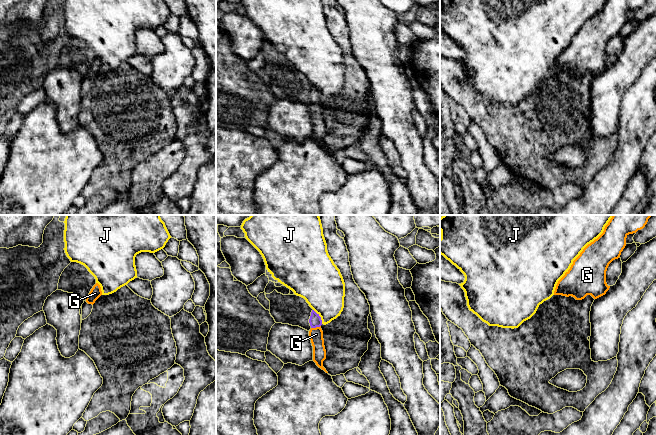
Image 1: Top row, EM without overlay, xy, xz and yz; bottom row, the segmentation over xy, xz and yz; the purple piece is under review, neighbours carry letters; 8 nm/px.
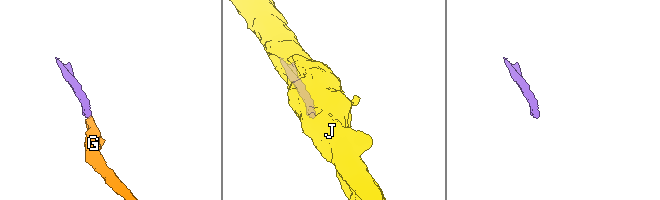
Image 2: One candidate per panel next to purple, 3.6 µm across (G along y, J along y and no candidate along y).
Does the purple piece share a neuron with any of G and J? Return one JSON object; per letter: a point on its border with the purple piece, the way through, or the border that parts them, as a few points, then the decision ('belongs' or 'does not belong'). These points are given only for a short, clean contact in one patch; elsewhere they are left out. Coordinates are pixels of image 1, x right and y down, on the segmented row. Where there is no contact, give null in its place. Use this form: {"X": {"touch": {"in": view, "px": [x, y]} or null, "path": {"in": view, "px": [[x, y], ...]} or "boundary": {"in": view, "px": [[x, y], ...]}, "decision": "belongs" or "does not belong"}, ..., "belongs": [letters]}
{"G": {"touch": {"in": "xz", "px": [315, 327]}, "path": {"in": "xz", "px": [[315, 320], [315, 327], [316, 334]]}, "decision": "belongs"}, "J": {"touch": {"in": "xz", "px": [319, 316]}, "decision": "does not belong"}, "belongs": ["G"]}

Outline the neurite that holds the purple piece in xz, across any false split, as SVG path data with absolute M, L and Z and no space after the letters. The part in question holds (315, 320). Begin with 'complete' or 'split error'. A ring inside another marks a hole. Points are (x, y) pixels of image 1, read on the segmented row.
split error; M314 310L311 312L309 323L311 326L309 336L313 346L313 361L319 368L328 373L323 367L323 361L326 359L326 350L324 346L323 331L321 329L322 320L319 314Z

